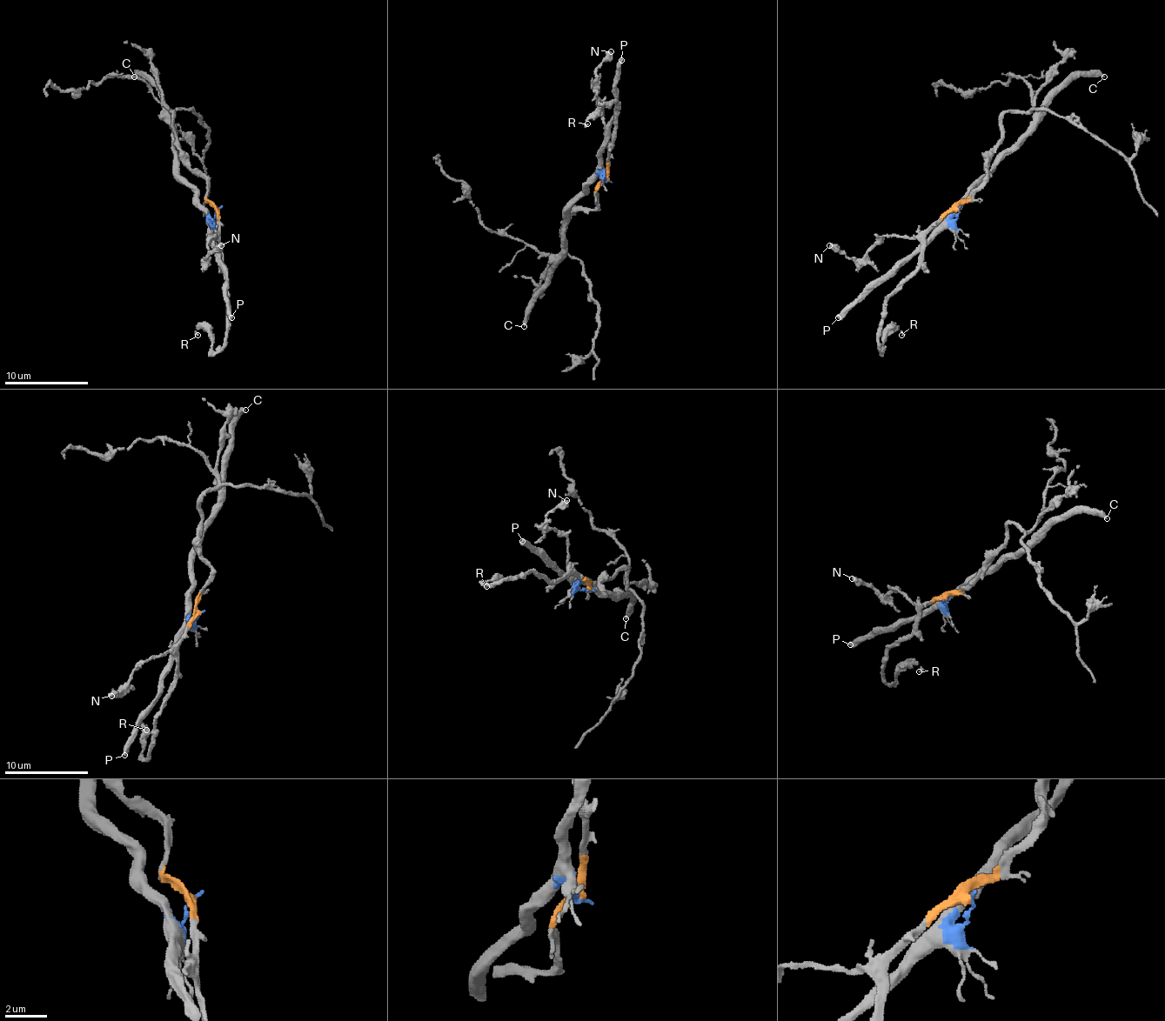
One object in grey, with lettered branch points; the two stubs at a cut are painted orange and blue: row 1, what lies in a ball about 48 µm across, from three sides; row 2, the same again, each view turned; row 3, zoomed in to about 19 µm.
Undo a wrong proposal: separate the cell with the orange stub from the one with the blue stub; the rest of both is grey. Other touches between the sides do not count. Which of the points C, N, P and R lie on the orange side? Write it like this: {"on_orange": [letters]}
{"on_orange": ["N", "R"]}

